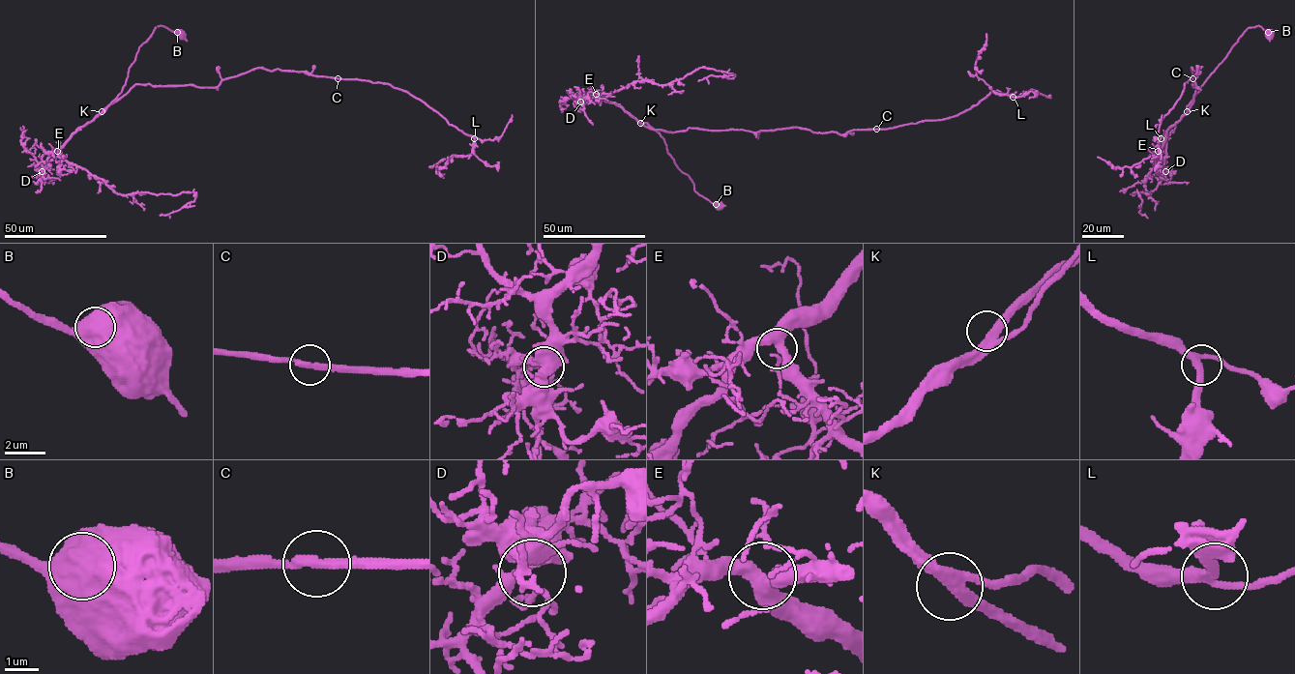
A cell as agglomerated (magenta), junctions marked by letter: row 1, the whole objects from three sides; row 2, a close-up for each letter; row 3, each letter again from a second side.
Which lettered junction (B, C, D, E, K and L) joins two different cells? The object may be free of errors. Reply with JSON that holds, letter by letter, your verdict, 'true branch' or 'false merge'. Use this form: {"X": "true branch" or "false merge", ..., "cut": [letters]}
{"B": "true branch", "C": "true branch", "D": "true branch", "E": "true branch", "K": "true branch", "L": "true branch", "cut": []}

